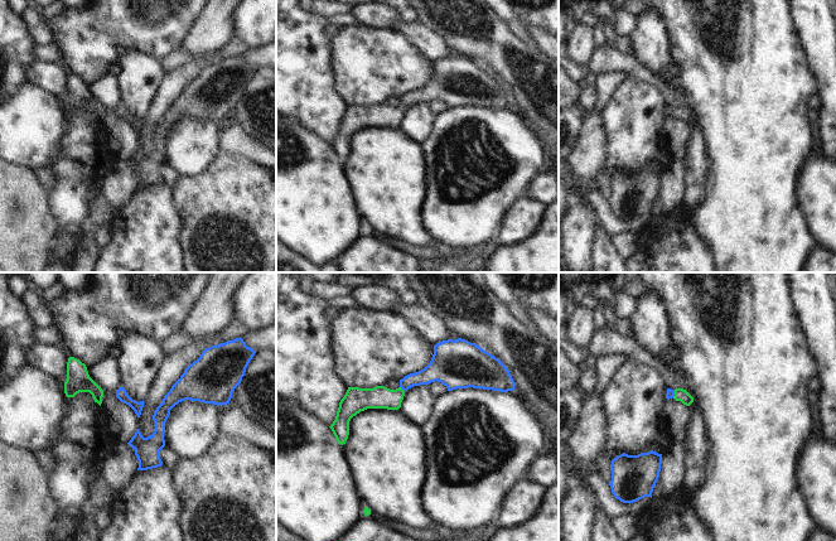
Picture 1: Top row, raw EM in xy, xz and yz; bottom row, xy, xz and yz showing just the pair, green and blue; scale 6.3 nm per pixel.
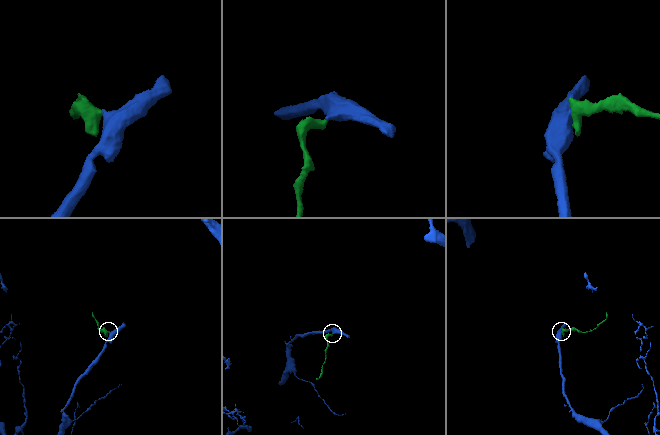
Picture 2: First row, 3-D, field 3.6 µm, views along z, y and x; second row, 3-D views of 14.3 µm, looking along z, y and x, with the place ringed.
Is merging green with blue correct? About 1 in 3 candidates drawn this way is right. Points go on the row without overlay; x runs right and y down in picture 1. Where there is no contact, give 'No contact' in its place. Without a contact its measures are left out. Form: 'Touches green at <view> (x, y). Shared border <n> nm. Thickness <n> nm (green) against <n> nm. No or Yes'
Touches green at xz (401, 106). Shared border 50 nm. Thickness 140 nm (green) against 130 nm. Yes.

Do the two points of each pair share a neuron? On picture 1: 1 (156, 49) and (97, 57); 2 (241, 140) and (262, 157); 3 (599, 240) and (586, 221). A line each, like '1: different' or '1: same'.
1: same
2: same
3: different

